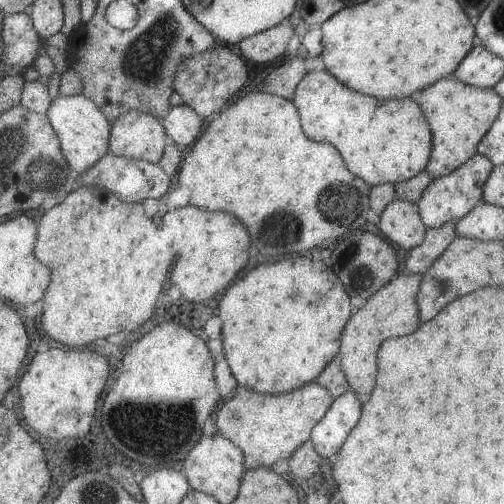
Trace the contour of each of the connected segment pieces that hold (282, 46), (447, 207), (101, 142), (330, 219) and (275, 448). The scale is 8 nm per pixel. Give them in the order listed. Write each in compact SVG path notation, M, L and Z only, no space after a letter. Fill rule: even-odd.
M289 26L270 28L262 33L243 39L237 46L252 64L271 64L290 52L289 42L295 36L295 30Z
M478 153L449 176L434 178L423 198L418 202L423 222L428 227L439 228L448 222L458 222L467 216L479 203L484 201L484 190L495 165L491 158Z
M85 93L73 96L59 94L56 99L52 100L47 113L60 136L64 155L79 175L94 167L99 160L111 152L112 122L107 118L103 109L99 108L99 105L95 104L90 97L85 96Z
M267 91L250 93L244 97L237 98L231 103L229 108L223 109L223 112L220 112L218 117L210 120L204 133L193 145L190 153L184 158L180 173L178 174L178 182L179 186L192 190L191 205L212 211L225 211L239 217L250 230L253 248L259 248L261 254L265 254L267 258L281 258L283 254L299 254L299 252L305 252L305 250L313 250L315 246L319 246L325 240L331 240L331 238L338 240L350 233L361 231L363 224L367 222L367 214L369 214L370 208L370 192L372 191L372 186L366 180L351 172L345 158L343 158L342 152L339 152L339 149L335 148L335 145L311 140L306 135L302 127L302 117L294 101L268 93ZM275 168L277 170L283 170L285 174L291 174L291 176L269 176L273 172L267 172L267 170L275 170ZM257 180L261 180L261 182L267 182L269 180L269 192L267 190L257 190L257 188L249 190L249 184L255 184Z
M317 381L278 395L258 393L239 385L239 393L220 406L221 414L216 416L217 434L230 438L243 449L247 470L270 468L279 458L290 460L303 443L312 440L314 428L325 418L335 399L333 393Z

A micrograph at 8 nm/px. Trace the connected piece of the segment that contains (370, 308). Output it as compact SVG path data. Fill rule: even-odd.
M403 273L371 296L345 327L342 336L339 362L348 376L350 388L367 399L378 383L378 352L382 344L391 337L404 337L417 332L422 325L418 294L424 281L424 273Z

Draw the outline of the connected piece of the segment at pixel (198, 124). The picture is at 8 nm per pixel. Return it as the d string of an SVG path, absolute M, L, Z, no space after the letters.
M187 104L172 107L162 123L169 140L175 141L181 147L193 144L203 130L202 116Z

